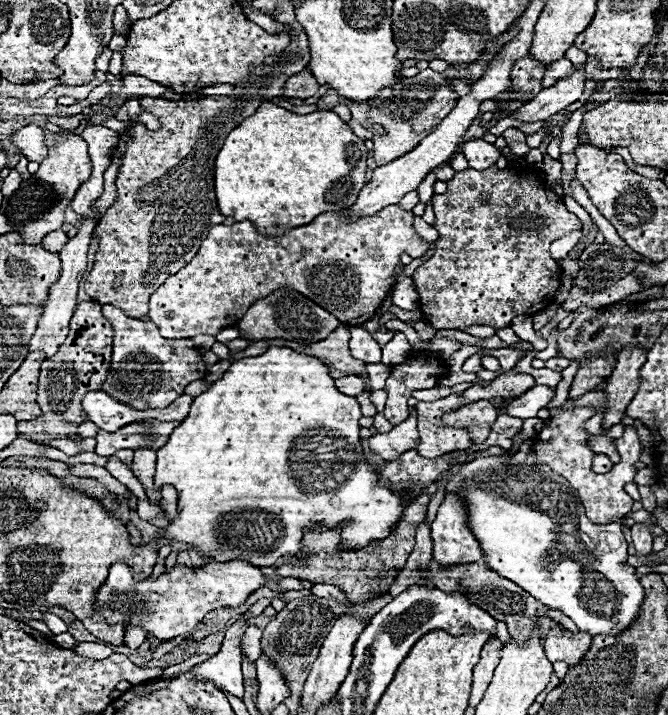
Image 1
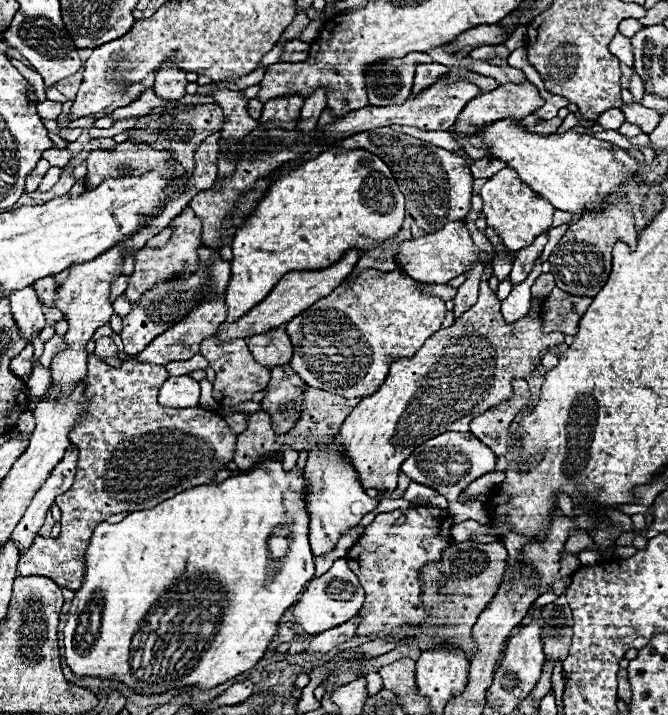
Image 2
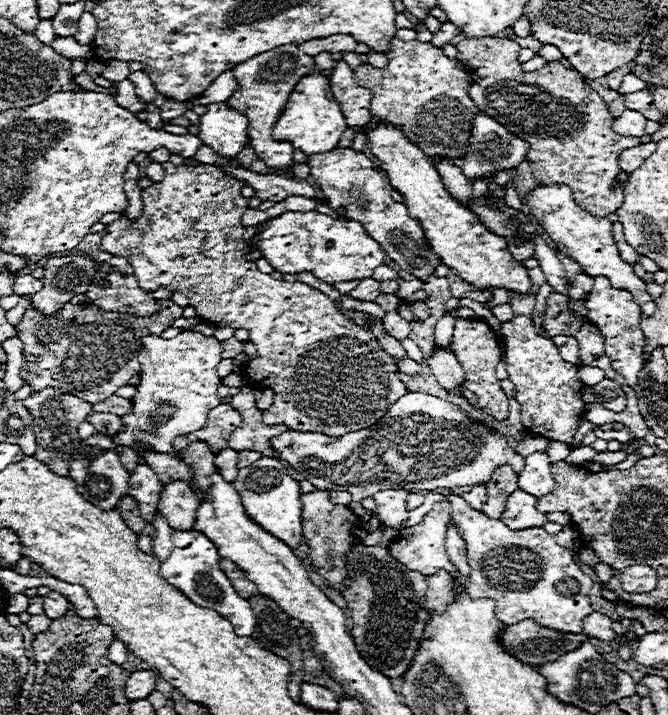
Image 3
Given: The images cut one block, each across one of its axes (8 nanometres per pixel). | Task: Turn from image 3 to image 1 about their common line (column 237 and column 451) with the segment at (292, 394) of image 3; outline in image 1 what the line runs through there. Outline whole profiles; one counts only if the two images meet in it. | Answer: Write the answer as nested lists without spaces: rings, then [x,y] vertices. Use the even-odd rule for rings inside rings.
[[[490,166],[482,172],[466,168],[456,172],[446,186],[446,194],[432,196],[436,216],[434,228],[440,234],[434,242],[436,252],[414,272],[414,286],[420,296],[424,320],[434,328],[468,328],[472,324],[480,324],[500,330],[508,328],[514,316],[532,316],[550,306],[558,290],[556,282],[560,282],[560,266],[550,256],[548,248],[554,240],[574,230],[582,230],[582,224],[572,212],[566,210],[562,202],[548,200],[542,174],[536,170],[498,170],[498,166]],[[482,194],[488,194],[490,200],[482,202]]]

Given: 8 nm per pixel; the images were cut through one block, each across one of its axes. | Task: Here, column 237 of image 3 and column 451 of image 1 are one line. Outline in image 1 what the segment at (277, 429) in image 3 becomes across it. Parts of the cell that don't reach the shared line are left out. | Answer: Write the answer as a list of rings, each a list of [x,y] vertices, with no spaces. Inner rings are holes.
[[[450,394],[446,398],[434,402],[418,402],[418,444],[416,450],[424,458],[436,458],[452,450],[468,450],[472,446],[468,432],[460,428],[450,428],[442,422],[442,414],[464,406],[458,394]]]

